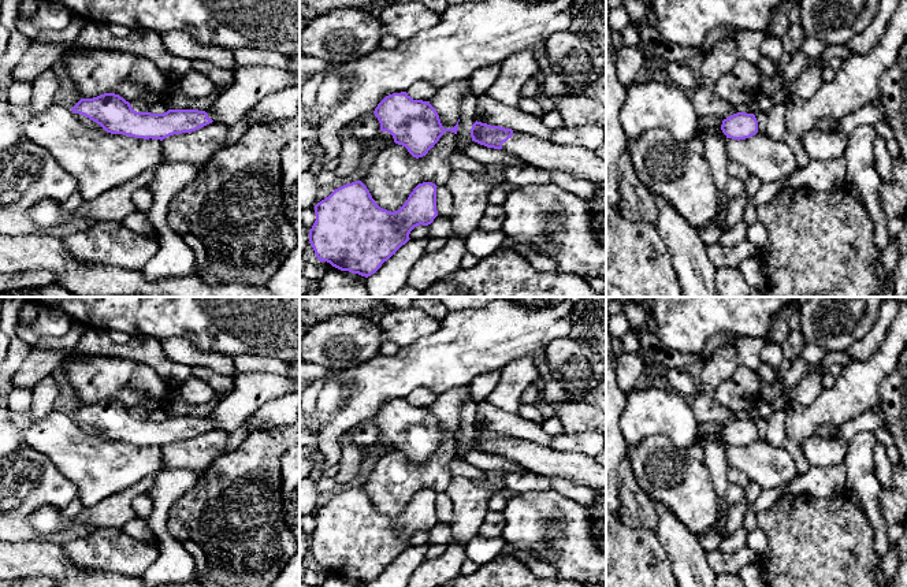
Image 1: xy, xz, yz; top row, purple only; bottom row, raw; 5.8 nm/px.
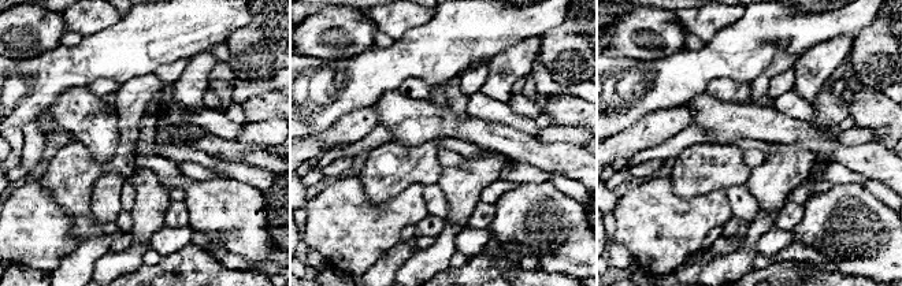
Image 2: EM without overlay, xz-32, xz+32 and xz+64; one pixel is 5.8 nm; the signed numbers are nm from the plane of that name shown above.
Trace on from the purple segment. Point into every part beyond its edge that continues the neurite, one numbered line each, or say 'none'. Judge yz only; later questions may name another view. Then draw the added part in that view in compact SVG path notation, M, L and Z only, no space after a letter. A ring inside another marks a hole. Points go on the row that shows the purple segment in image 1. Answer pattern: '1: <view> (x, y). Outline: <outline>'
none

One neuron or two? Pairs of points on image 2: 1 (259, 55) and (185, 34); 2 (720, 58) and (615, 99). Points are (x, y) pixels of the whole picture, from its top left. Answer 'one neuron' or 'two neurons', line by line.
1: two neurons
2: one neuron

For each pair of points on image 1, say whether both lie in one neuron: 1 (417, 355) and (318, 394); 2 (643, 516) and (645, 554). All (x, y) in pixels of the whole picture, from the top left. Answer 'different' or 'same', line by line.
1: same
2: different

